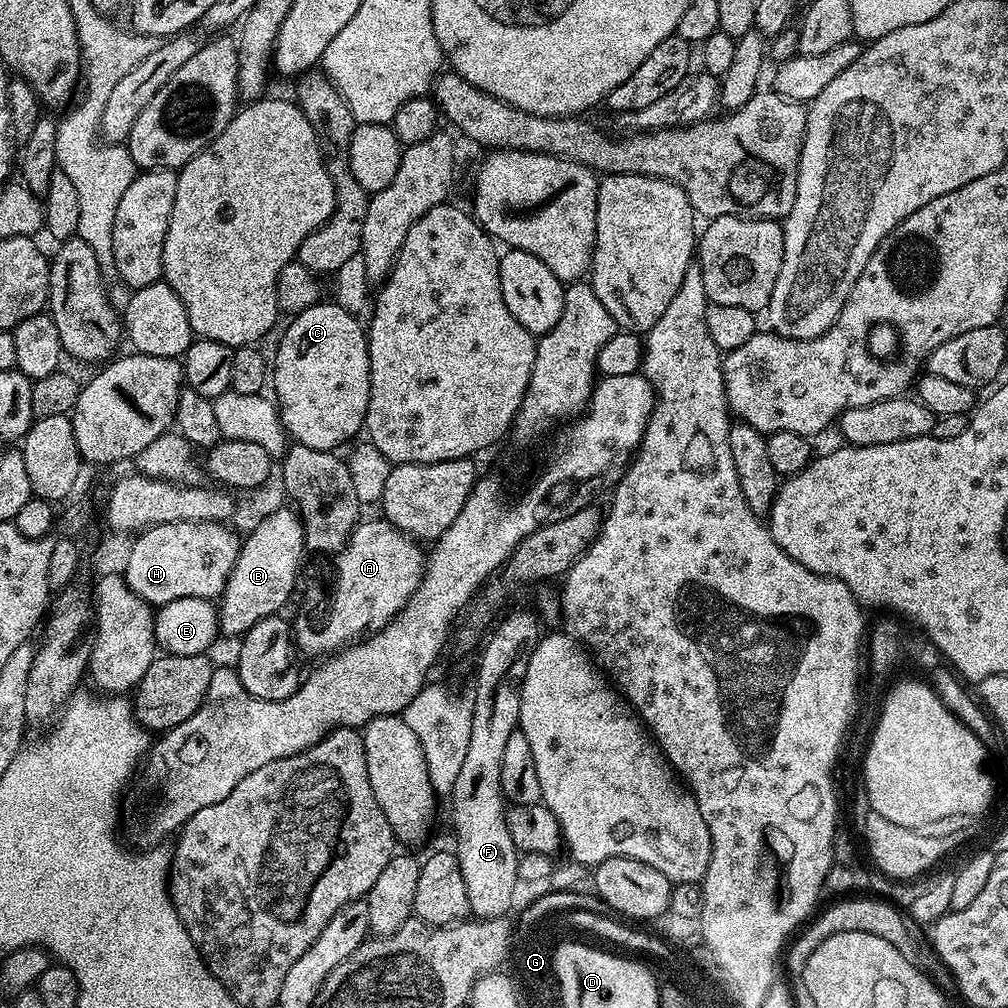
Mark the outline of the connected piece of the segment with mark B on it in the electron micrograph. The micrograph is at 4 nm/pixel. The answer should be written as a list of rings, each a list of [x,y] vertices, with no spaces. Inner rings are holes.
[[[280,507],[258,522],[243,537],[234,570],[230,572],[223,596],[219,597],[220,632],[240,638],[250,630],[250,626],[254,626],[254,622],[277,615],[280,607],[297,591],[298,577],[302,572],[300,559],[304,554],[303,522],[295,507]]]

